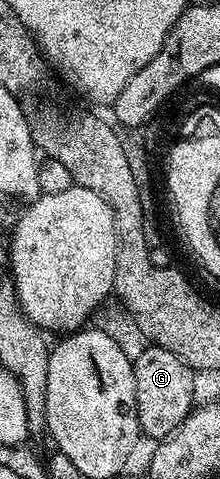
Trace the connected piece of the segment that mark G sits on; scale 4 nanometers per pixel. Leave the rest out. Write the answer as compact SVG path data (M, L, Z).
M145 346L138 356L132 357L135 374L135 402L137 417L142 437L150 436L153 442L166 440L195 407L193 391L197 384L193 381L194 369L189 368L171 350L163 350L156 346Z

